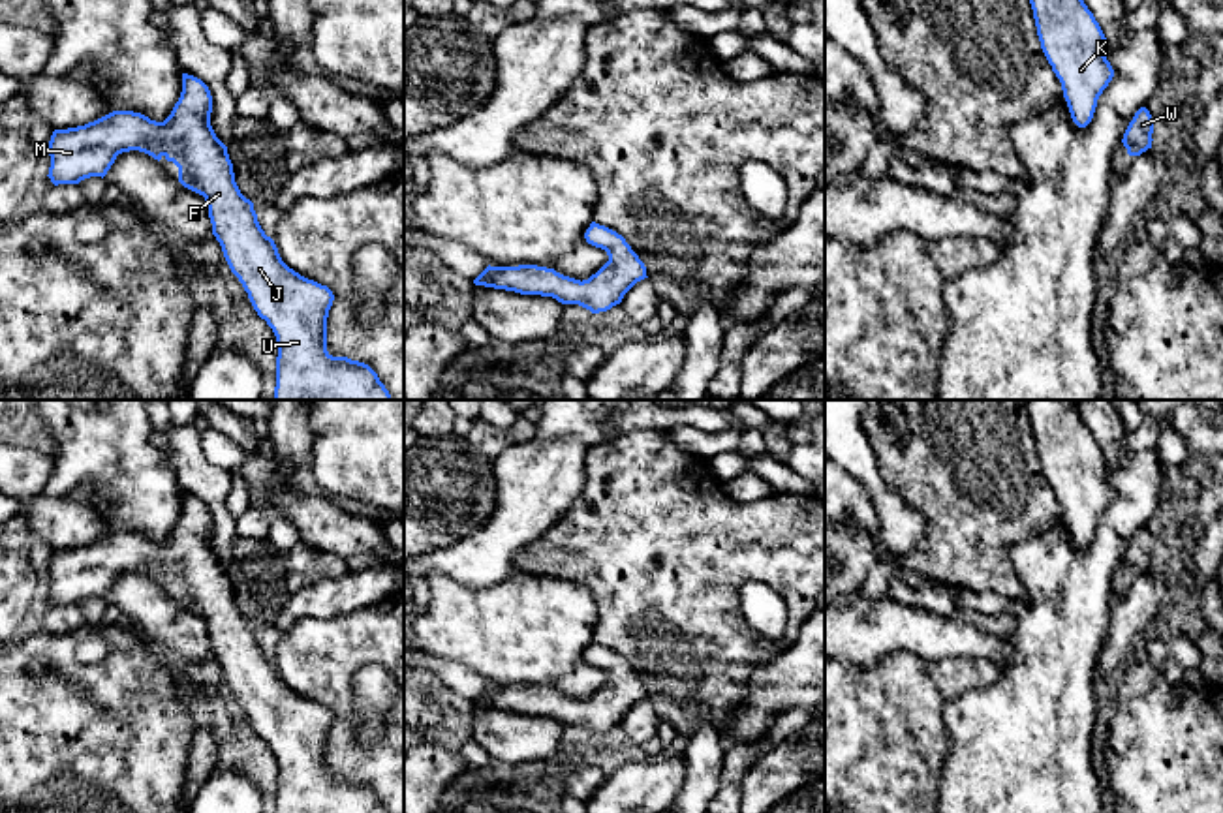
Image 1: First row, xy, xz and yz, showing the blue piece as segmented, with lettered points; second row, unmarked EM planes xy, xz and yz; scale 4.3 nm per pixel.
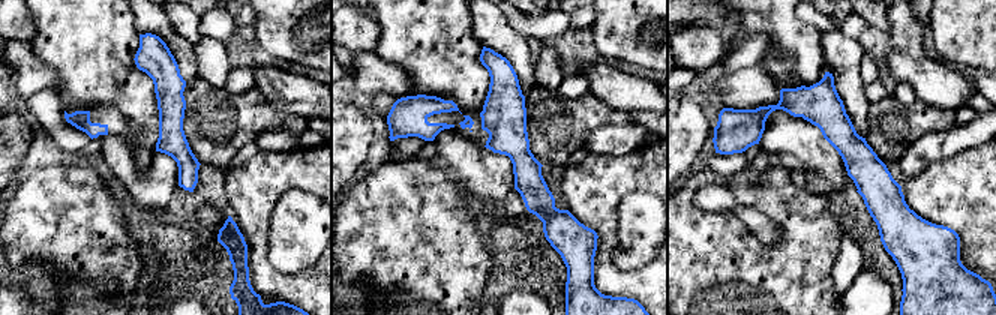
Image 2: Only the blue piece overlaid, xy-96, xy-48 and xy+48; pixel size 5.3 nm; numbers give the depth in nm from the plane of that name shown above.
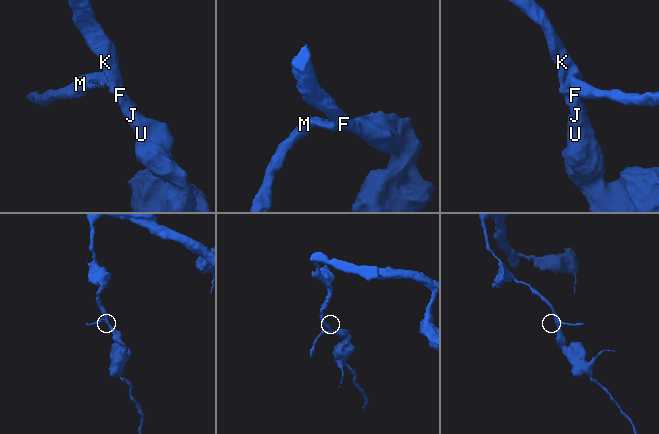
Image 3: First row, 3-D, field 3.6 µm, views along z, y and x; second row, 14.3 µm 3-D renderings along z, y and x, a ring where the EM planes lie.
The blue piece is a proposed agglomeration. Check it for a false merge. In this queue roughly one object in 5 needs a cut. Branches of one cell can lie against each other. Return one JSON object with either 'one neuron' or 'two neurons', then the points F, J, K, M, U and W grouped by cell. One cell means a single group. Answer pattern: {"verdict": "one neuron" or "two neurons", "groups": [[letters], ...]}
{"verdict": "one neuron", "groups": [["F", "J", "K", "M", "U", "W"]]}

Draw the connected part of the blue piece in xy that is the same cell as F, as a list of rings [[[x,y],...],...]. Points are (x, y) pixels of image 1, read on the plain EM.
[[[182,494],[182,513],[163,543],[133,531],[113,531],[85,546],[54,550],[49,599],[79,605],[105,597],[116,576],[139,571],[178,588],[178,603],[203,616],[212,655],[278,764],[274,813],[389,813],[364,783],[327,772],[327,738],[334,715],[289,689],[257,642],[233,593],[227,567],[210,546],[209,507]]]

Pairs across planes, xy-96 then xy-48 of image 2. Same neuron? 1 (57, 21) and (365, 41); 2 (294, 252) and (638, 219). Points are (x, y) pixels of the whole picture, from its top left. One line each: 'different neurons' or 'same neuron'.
1: different neurons
2: same neuron

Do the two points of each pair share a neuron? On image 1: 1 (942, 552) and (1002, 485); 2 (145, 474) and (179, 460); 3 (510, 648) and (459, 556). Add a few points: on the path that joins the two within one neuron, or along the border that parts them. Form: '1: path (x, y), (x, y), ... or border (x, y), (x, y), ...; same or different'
1: path (959, 536), (985, 502); same
2: border (162, 451), (183, 492); different
3: border (513, 569), (481, 588), (466, 588), (436, 573); different

